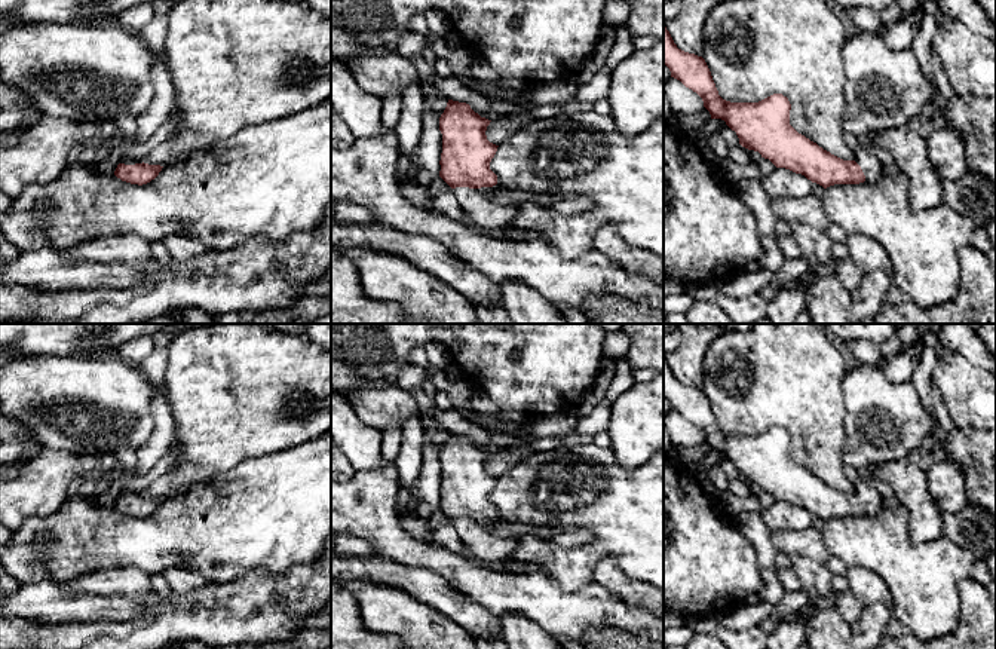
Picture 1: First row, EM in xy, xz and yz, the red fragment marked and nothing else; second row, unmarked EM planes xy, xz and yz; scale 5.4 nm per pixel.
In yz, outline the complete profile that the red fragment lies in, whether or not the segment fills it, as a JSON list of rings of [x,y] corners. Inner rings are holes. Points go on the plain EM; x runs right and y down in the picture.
[[[664,359],[664,398],[671,410],[696,425],[711,451],[721,451],[736,465],[739,477],[759,484],[776,500],[805,508],[824,521],[834,517],[874,515],[885,509],[883,496],[861,478],[854,493],[843,493],[819,480],[790,457],[791,437],[782,426],[759,435],[730,435],[718,428],[702,389],[677,380]]]

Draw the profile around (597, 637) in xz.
[[[592,627],[585,630],[585,649],[664,649],[647,634],[631,634],[613,627]]]

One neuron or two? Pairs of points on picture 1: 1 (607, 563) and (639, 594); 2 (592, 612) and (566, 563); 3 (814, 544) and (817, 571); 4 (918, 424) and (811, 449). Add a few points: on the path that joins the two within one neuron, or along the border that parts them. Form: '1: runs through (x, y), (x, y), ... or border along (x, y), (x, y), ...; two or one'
1: runs through (612, 572), (630, 590); one
2: border along (548, 575), (567, 591), (579, 591), (594, 581); two
3: border along (791, 556), (806, 556), (824, 565); two
4: border along (843, 406), (843, 428), (849, 443); two

